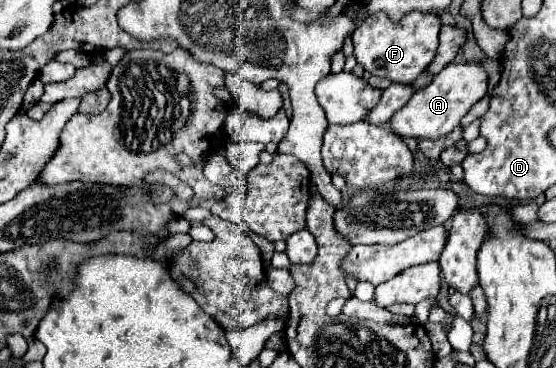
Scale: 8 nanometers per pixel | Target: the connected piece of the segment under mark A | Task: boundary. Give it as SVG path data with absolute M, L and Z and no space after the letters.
M448 64L432 82L416 92L388 122L390 130L408 138L442 138L452 132L460 118L488 94L488 74L478 64Z

